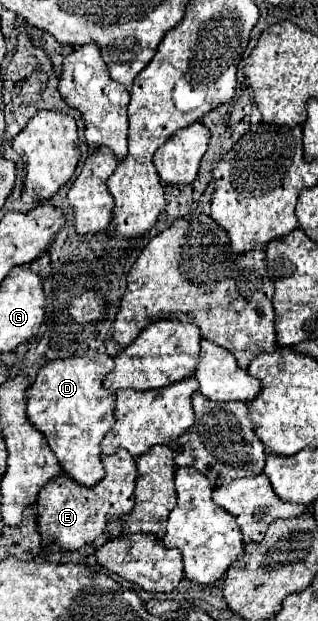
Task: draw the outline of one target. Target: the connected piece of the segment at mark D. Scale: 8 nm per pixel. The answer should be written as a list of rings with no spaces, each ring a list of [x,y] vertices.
[[[87,352],[85,356],[45,364],[39,370],[37,380],[27,388],[27,420],[45,434],[63,472],[87,488],[95,486],[105,476],[99,444],[115,424],[115,392],[103,388],[105,374],[111,370],[113,358],[109,354]]]

